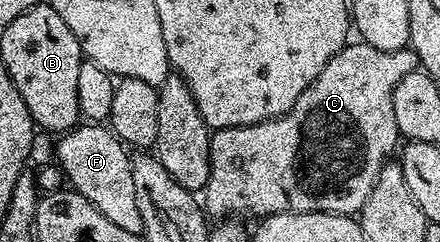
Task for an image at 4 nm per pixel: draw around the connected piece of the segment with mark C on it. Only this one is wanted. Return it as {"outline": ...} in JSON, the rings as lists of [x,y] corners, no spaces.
{"outline":[[[354,41],[343,47],[337,55],[334,55],[332,61],[328,61],[328,65],[324,65],[320,77],[312,85],[308,85],[308,89],[304,89],[304,93],[300,93],[296,105],[292,105],[292,109],[288,109],[288,113],[278,115],[275,119],[265,119],[262,123],[253,123],[243,127],[217,128],[210,137],[210,176],[204,188],[204,196],[206,195],[206,199],[204,197],[205,214],[210,217],[215,215],[213,218],[218,221],[225,220],[227,217],[246,217],[242,215],[258,215],[257,217],[279,215],[285,211],[323,211],[333,215],[357,216],[368,201],[382,168],[393,156],[390,154],[393,153],[394,146],[396,146],[396,151],[400,143],[396,113],[392,113],[392,93],[396,89],[396,85],[400,85],[400,77],[419,70],[419,67],[417,57],[409,49],[385,51],[361,41]]]}

